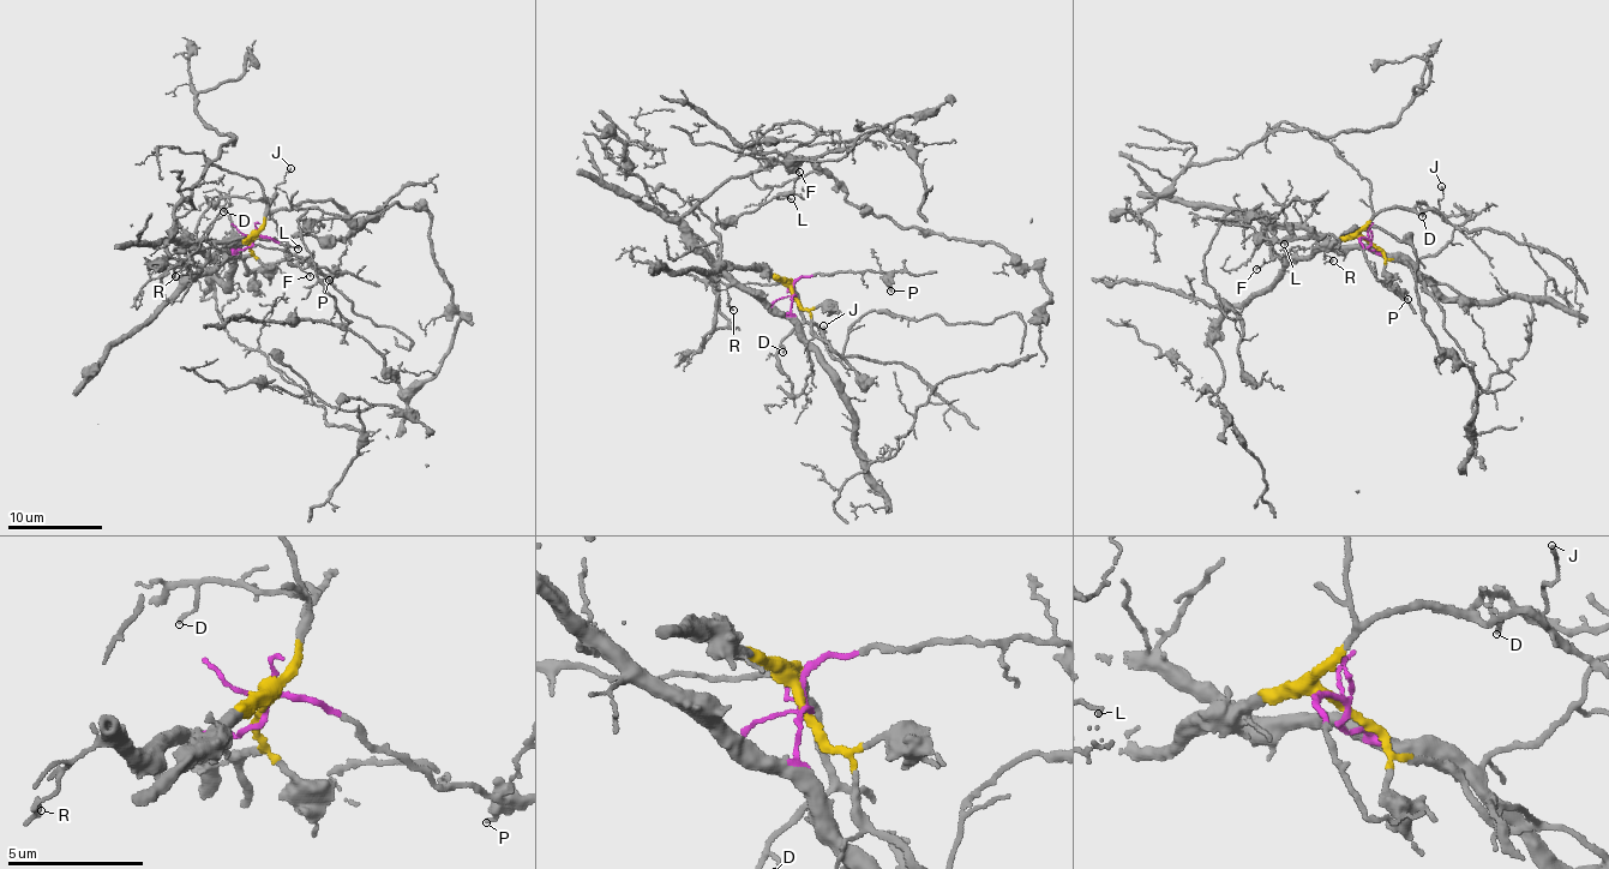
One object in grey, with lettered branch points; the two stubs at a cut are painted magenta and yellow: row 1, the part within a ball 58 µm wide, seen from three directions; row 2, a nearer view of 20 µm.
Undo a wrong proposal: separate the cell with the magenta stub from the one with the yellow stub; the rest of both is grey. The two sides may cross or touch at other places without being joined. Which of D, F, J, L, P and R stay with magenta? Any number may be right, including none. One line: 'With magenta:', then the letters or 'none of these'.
With magenta: P, R

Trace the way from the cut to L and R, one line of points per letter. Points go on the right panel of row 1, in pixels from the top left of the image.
L: (1369, 240), (1354, 235), (1331, 241), (1309, 256), (1282, 259), (1264, 226), (1273, 228), (1273, 240), (1284, 245)
R: (1369, 240), (1369, 251), (1378, 249), (1336, 245), (1320, 238), (1326, 257), (1332, 262)

